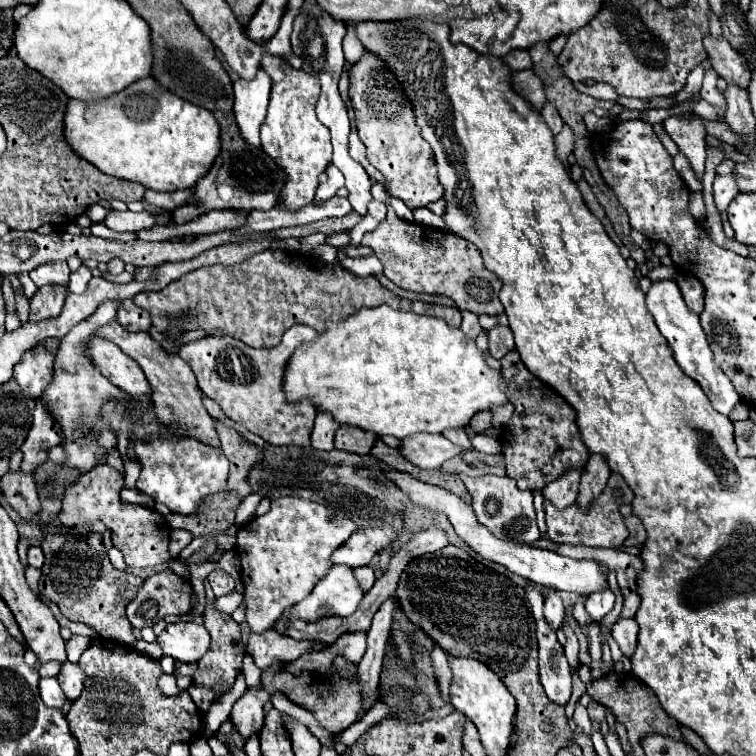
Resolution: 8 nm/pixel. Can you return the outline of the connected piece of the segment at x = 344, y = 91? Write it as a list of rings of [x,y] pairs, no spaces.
[[[346,61],[343,72],[341,74],[341,78],[338,84],[340,95],[342,96],[342,99],[344,100],[346,108],[348,108],[348,88],[349,88],[349,69],[351,67],[351,64]]]

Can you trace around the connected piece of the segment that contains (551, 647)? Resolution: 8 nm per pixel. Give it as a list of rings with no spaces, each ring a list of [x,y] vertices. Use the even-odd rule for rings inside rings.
[[[528,584],[526,598],[530,602],[534,620],[536,620],[536,638],[538,638],[538,666],[540,666],[540,682],[546,690],[546,696],[566,706],[572,694],[572,674],[568,660],[564,658],[564,648],[560,646],[556,638],[556,630],[548,626],[544,614],[542,614],[542,594],[536,588],[536,584]]]

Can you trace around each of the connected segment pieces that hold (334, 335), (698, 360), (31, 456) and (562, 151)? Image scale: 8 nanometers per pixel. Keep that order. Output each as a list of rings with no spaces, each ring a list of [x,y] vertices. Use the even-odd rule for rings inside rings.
[[[388,304],[362,308],[356,316],[342,324],[326,324],[326,332],[316,342],[302,344],[290,358],[284,374],[284,390],[288,402],[312,398],[316,410],[326,410],[338,424],[358,426],[378,436],[390,434],[406,438],[408,434],[440,434],[446,428],[464,428],[470,418],[494,404],[508,404],[508,382],[500,370],[488,366],[488,350],[480,350],[476,340],[468,338],[460,328],[444,324],[444,318],[424,316],[416,312],[394,310]]]
[[[674,280],[652,282],[652,288],[646,294],[646,306],[648,306],[650,314],[654,316],[658,330],[668,340],[668,346],[674,352],[674,360],[684,370],[684,374],[690,376],[692,380],[696,380],[702,386],[704,394],[708,396],[712,408],[716,412],[720,412],[724,416],[730,416],[730,412],[734,410],[734,406],[740,402],[740,394],[736,394],[736,388],[732,386],[730,378],[726,374],[722,374],[720,366],[716,366],[714,354],[712,354],[712,350],[708,346],[706,334],[704,334],[704,330],[700,326],[700,320],[698,320],[696,314],[692,314],[686,308],[678,284]]]
[[[40,398],[34,408],[32,428],[28,432],[26,442],[20,448],[24,454],[20,470],[34,472],[34,468],[48,458],[46,456],[48,448],[58,446],[60,442],[62,442],[60,426],[56,426],[56,422],[52,422],[52,414],[48,414],[48,406],[44,406],[44,400]]]
[[[564,126],[562,132],[556,136],[556,152],[558,156],[566,162],[568,160],[568,152],[574,150],[574,138],[572,138],[572,128]]]

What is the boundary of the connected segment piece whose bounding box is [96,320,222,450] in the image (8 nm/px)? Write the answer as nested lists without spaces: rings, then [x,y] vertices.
[[[112,320],[108,326],[100,326],[100,330],[96,330],[96,336],[114,342],[124,354],[128,354],[142,366],[142,372],[146,374],[152,386],[152,404],[156,410],[156,418],[160,418],[160,422],[176,422],[176,426],[184,426],[184,430],[188,430],[192,438],[212,446],[214,450],[222,450],[218,432],[214,428],[214,420],[202,404],[202,392],[198,388],[196,376],[192,374],[192,368],[180,356],[170,358],[168,354],[164,354],[158,342],[150,338],[148,332],[124,330],[116,320]]]

